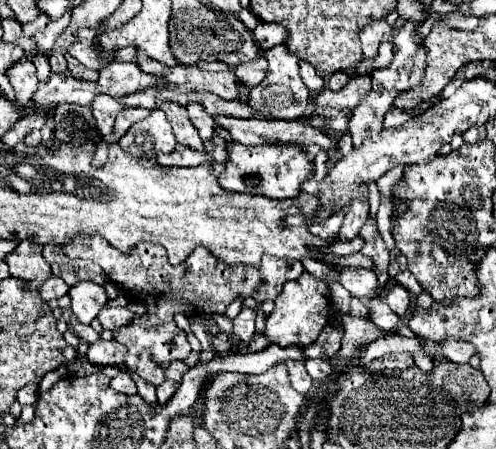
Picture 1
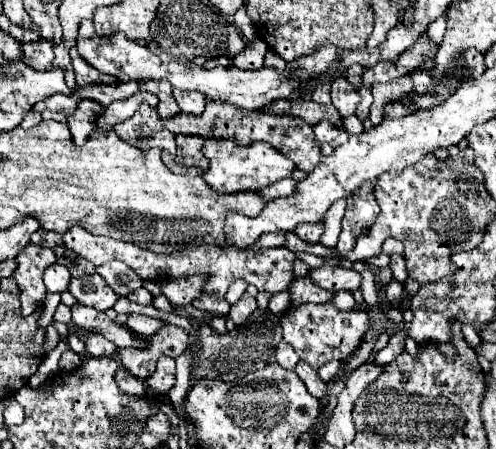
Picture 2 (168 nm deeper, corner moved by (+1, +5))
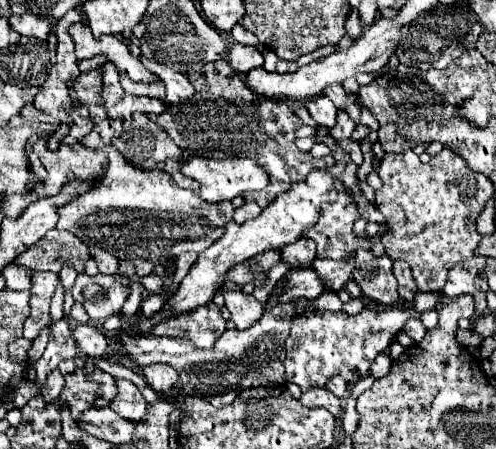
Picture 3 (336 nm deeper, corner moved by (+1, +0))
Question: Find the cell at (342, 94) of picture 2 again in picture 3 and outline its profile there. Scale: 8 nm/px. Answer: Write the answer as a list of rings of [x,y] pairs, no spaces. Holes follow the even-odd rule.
[[[339,109],[339,111],[337,111],[337,125],[333,127],[331,137],[335,137],[335,139],[341,139],[341,137],[351,137],[353,129],[355,129],[355,121],[347,115],[347,111]]]

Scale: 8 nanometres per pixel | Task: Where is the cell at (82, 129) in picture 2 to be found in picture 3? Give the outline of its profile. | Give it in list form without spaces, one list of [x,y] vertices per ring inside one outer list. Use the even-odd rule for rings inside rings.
[[[77,113],[75,115],[75,121],[73,121],[73,125],[71,125],[71,129],[69,129],[69,133],[61,139],[63,143],[67,143],[67,145],[73,145],[73,143],[77,143],[77,141],[81,141],[89,131],[91,131],[91,119],[89,119],[89,115],[85,115],[85,113]]]

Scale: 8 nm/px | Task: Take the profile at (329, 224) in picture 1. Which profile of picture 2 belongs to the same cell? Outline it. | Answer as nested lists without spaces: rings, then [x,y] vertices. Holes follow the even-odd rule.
[[[317,222],[317,224],[301,224],[301,226],[297,226],[295,234],[301,240],[305,240],[305,242],[315,244],[315,242],[319,242],[319,238],[323,234],[323,222]]]

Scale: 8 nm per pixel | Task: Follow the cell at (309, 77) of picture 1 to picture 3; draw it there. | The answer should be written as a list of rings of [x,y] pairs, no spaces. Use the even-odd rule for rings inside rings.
[[[319,95],[317,99],[309,101],[307,109],[309,109],[311,117],[317,121],[317,125],[323,125],[323,127],[329,127],[329,129],[333,127],[337,107],[333,105],[333,101],[327,95]]]

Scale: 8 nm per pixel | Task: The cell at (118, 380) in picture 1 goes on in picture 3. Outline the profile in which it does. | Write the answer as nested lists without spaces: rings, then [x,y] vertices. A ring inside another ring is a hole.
[[[119,379],[117,381],[117,397],[111,401],[111,409],[123,417],[123,419],[131,419],[131,421],[139,421],[141,415],[145,415],[145,399],[141,395],[141,391],[137,389],[137,385],[133,385],[127,379]]]

